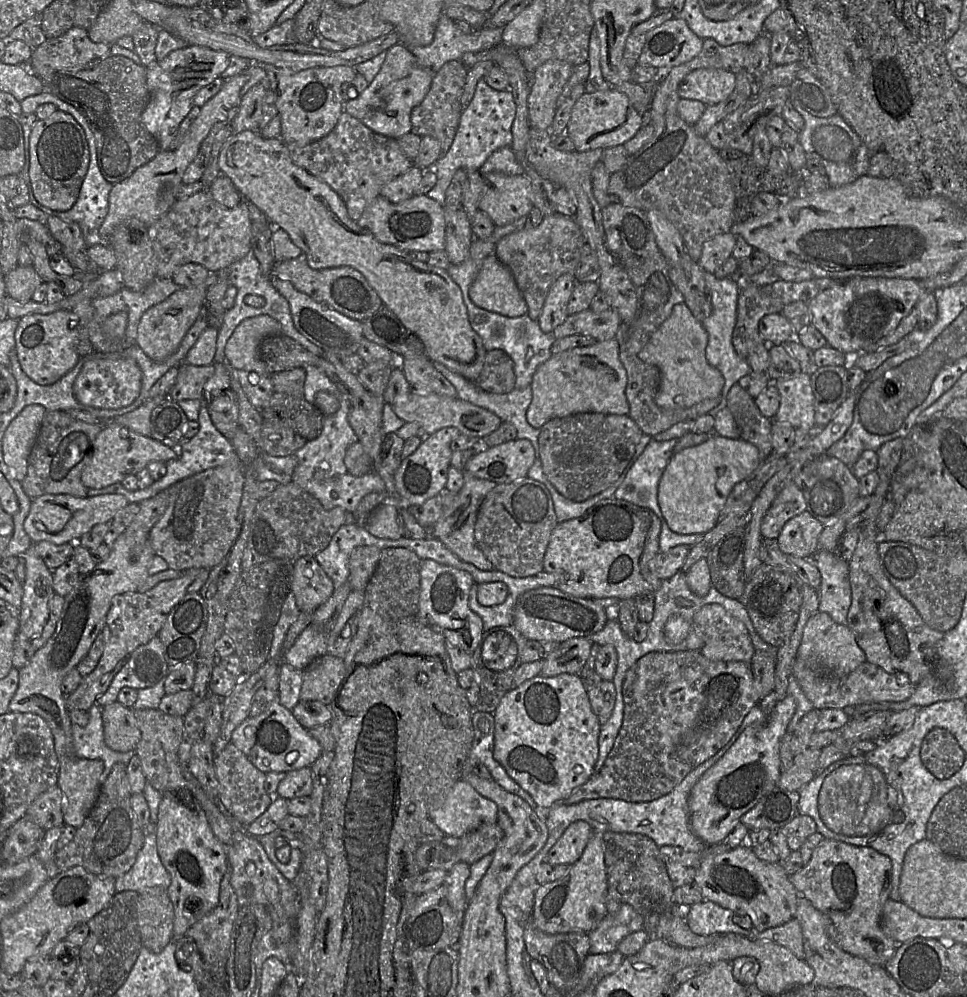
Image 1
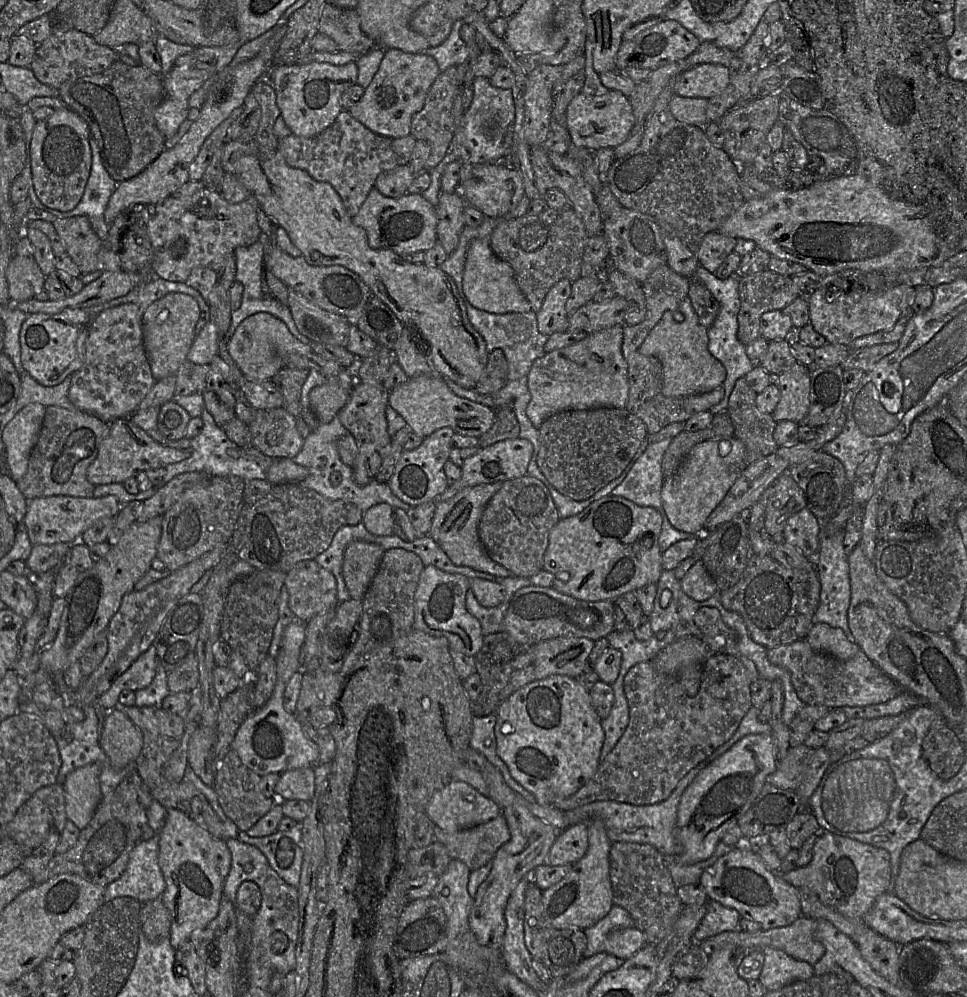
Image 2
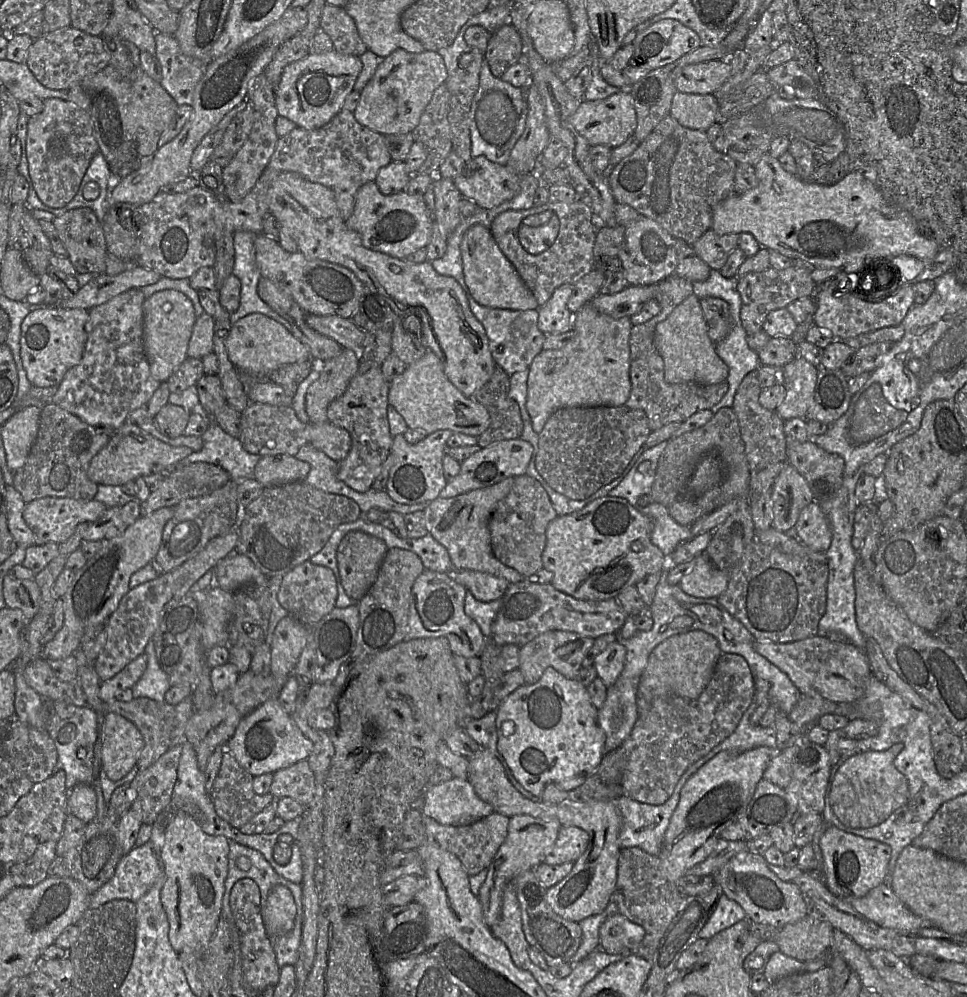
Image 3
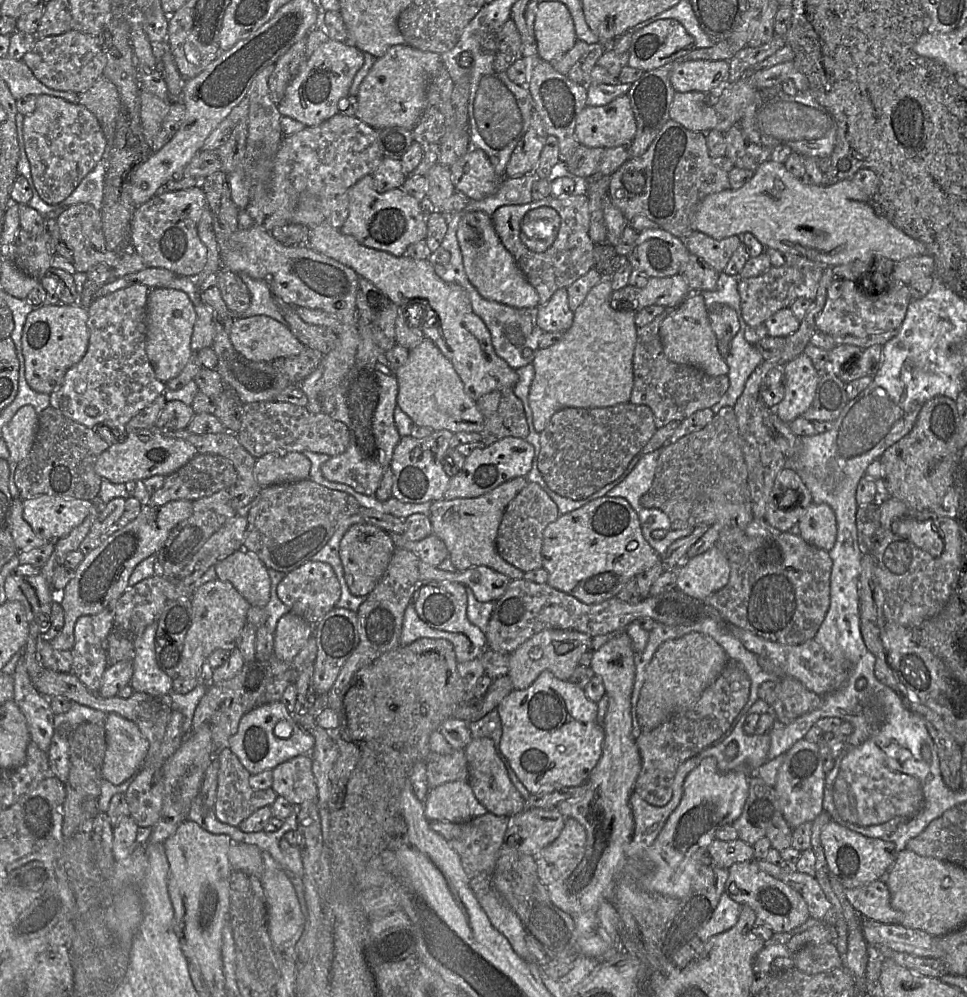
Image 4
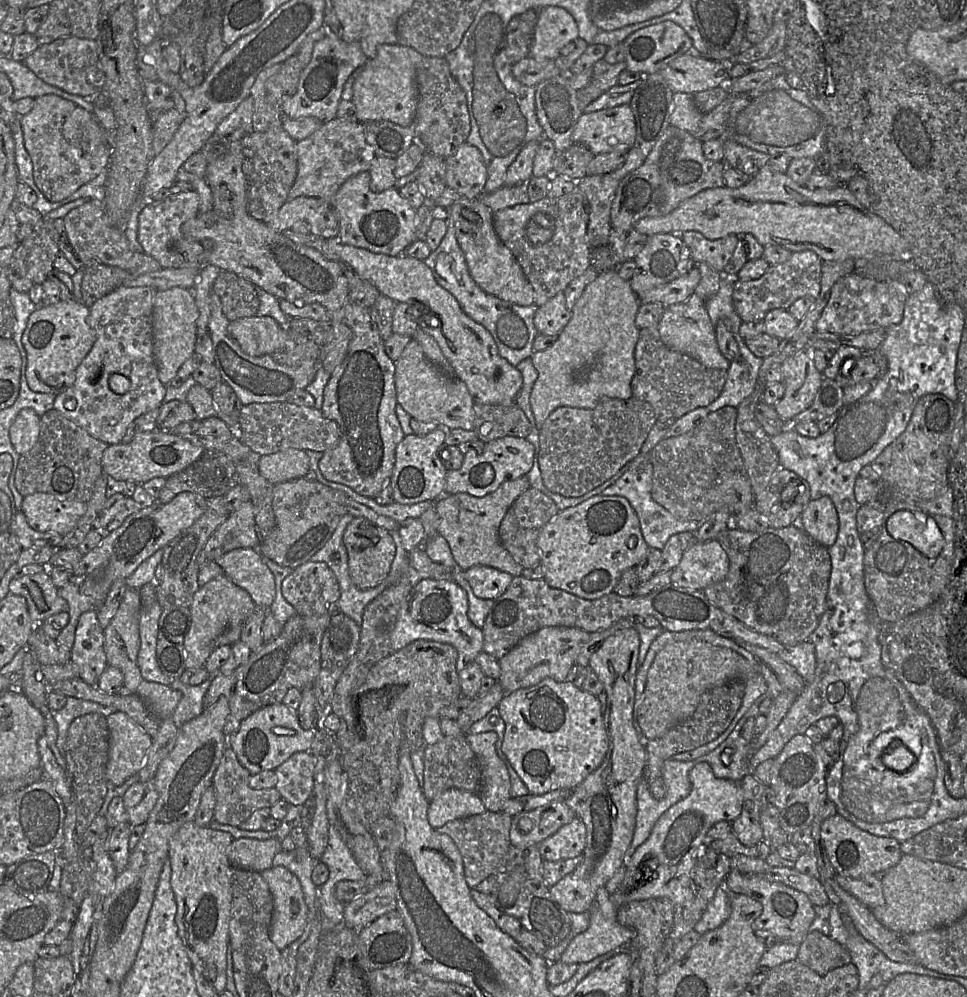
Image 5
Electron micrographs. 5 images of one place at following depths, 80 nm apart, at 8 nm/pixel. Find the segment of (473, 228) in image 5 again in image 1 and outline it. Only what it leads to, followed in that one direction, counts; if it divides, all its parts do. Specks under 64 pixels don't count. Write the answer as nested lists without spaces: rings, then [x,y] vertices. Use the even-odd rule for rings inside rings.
[[[496,255],[487,256],[481,264],[477,276],[469,288],[469,297],[478,307],[507,317],[519,317],[527,314],[527,304],[515,279],[507,266]]]

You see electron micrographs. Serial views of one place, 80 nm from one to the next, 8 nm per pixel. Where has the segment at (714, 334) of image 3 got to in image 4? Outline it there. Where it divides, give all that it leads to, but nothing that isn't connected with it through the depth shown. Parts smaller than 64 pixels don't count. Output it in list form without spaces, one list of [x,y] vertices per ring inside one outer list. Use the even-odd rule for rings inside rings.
[[[717,304],[708,309],[708,318],[717,340],[718,350],[726,357],[731,340],[740,328],[737,314],[730,306]]]

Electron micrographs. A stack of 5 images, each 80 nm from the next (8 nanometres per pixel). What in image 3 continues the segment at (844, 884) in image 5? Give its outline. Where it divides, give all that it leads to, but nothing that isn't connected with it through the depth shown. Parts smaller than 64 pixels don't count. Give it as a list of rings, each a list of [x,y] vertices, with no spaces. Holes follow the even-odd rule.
[[[885,883],[873,888],[865,896],[847,900],[852,907],[879,926],[917,932],[933,927],[932,923],[911,911]]]

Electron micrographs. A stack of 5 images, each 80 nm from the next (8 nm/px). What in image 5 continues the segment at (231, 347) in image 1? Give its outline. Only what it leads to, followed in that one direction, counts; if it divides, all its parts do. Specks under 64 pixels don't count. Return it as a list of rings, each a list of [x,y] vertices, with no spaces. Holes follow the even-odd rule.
[[[270,316],[240,318],[229,323],[229,333],[248,355],[272,355],[288,339],[288,329]]]

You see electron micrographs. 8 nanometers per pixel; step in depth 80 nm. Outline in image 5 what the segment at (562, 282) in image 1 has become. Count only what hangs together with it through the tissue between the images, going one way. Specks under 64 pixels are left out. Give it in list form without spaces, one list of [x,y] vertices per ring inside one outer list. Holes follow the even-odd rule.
[[[559,292],[537,308],[534,325],[538,334],[554,336],[568,324],[571,316],[572,312],[566,307],[565,294]]]

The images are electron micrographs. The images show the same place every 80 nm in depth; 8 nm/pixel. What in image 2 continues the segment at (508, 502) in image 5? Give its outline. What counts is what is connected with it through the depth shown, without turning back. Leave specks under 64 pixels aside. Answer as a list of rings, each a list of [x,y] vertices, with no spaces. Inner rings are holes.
[[[503,482],[479,484],[460,490],[448,500],[438,499],[429,536],[442,548],[457,566],[467,566],[489,573],[495,577],[508,577],[511,573],[493,561],[484,549],[478,534],[478,525],[483,510],[492,496],[500,490]]]

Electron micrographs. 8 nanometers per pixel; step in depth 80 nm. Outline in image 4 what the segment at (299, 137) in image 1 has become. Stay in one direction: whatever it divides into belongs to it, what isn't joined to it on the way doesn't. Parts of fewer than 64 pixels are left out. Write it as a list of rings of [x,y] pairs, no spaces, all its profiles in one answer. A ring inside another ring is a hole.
[[[329,39],[308,57],[298,74],[286,88],[278,104],[282,116],[290,117],[306,127],[317,126],[339,113],[338,102],[348,96],[353,78],[364,64],[364,53],[355,46],[348,46]]]

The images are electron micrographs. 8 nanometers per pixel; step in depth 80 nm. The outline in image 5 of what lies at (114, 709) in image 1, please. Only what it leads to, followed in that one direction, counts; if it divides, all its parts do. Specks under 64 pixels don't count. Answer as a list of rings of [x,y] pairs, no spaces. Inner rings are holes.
[[[116,711],[107,717],[109,756],[106,779],[121,786],[144,766],[152,738],[127,714]]]

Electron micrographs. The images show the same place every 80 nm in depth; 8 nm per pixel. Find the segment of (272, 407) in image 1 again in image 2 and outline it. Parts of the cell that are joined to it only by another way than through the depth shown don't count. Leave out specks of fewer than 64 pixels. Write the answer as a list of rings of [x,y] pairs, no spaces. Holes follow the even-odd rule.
[[[283,368],[270,380],[283,395],[282,407],[294,417],[302,417],[311,431],[320,424],[310,408],[301,406],[301,390],[308,377],[306,369]]]

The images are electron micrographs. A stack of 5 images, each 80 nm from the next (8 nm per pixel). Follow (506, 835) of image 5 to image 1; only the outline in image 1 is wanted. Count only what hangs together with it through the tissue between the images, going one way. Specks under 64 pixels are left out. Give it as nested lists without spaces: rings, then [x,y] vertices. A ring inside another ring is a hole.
[[[498,823],[481,825],[479,828],[460,837],[460,862],[472,865],[485,855],[493,853],[503,837]]]

